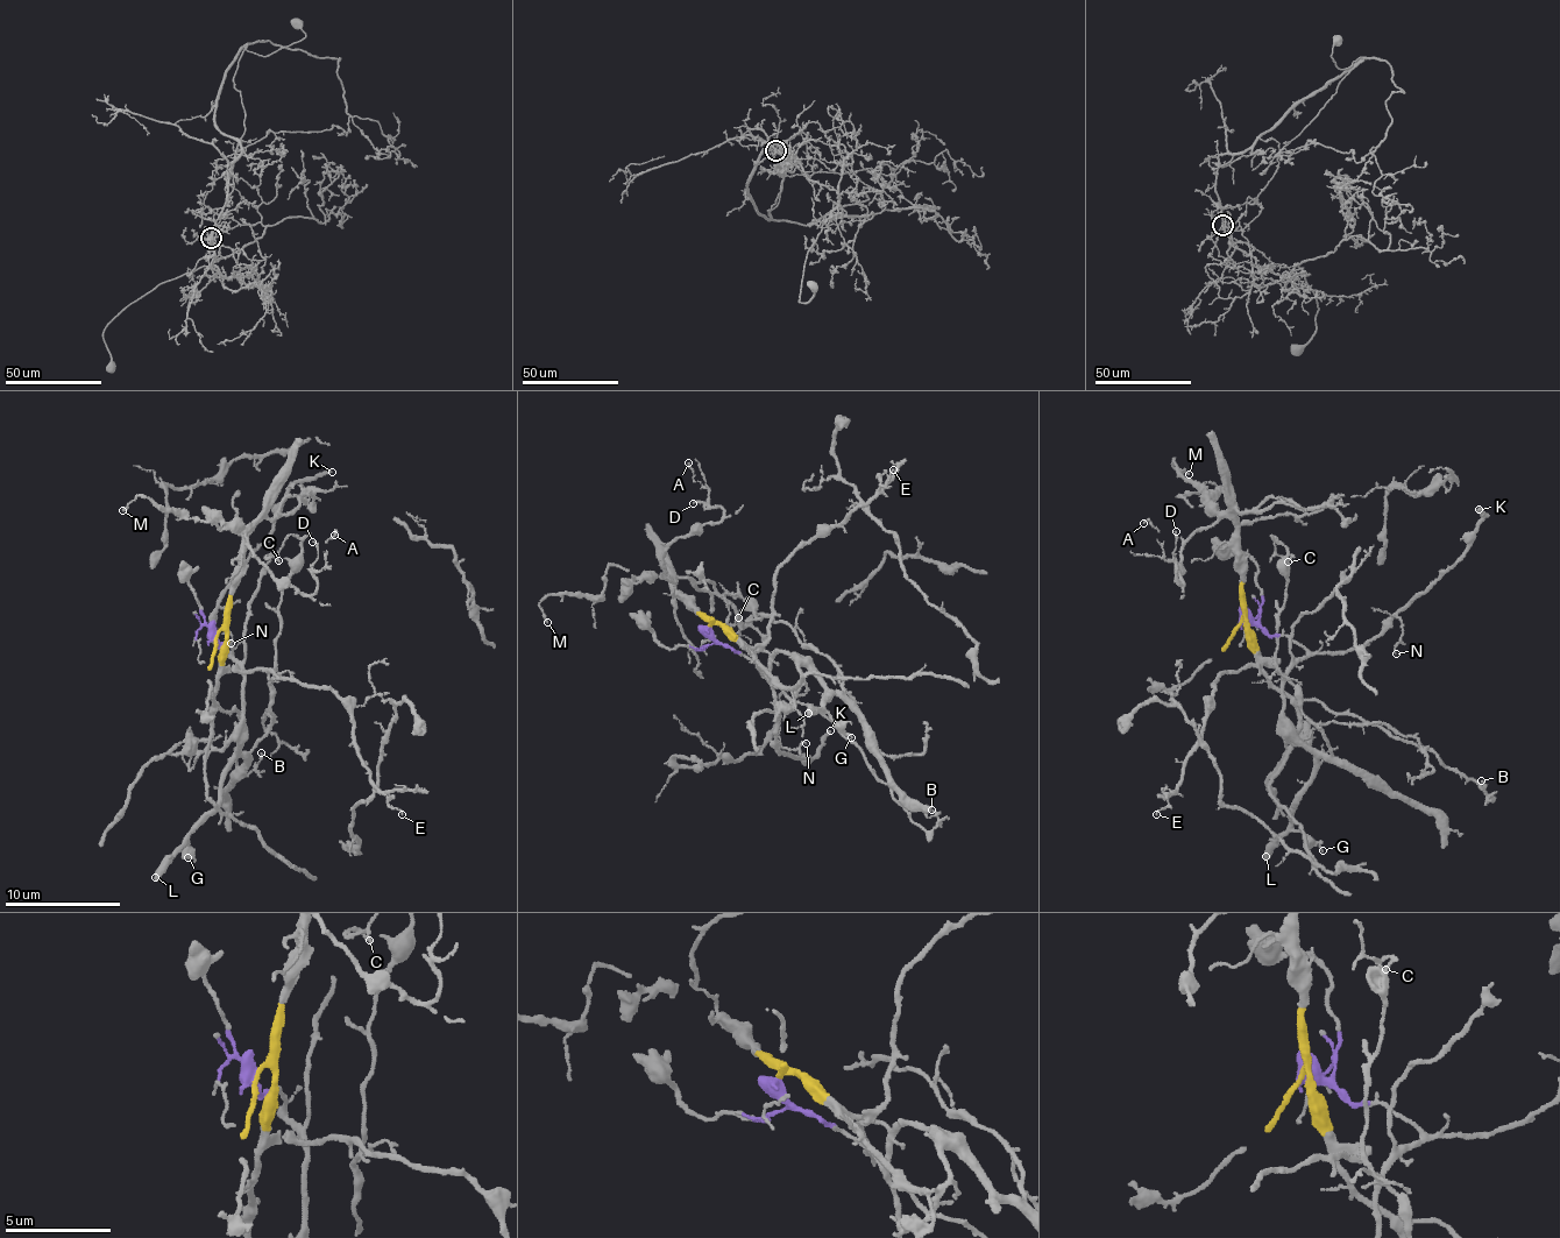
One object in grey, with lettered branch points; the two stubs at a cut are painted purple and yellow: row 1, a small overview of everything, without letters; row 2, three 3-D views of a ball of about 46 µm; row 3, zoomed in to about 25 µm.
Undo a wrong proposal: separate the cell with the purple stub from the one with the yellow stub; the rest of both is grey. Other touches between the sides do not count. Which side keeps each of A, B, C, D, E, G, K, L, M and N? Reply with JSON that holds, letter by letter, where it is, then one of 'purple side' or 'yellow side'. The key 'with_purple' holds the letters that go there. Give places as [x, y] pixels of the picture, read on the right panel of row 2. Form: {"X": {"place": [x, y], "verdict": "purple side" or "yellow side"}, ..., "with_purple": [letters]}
{"A": {"place": [1143, 523], "verdict": "yellow side"}, "B": {"place": [1481, 780], "verdict": "yellow side"}, "C": {"place": [1288, 561], "verdict": "purple side"}, "D": {"place": [1176, 531], "verdict": "yellow side"}, "E": {"place": [1156, 814], "verdict": "yellow side"}, "G": {"place": [1323, 850], "verdict": "purple side"}, "K": {"place": [1479, 509], "verdict": "purple side"}, "L": {"place": [1266, 856], "verdict": "purple side"}, "M": {"place": [1189, 474], "verdict": "yellow side"}, "N": {"place": [1396, 653], "verdict": "purple side"}, "with_purple": ["C", "G", "K", "L", "N"]}

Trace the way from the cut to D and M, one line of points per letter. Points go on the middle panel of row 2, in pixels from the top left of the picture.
D: (709, 625), (678, 599), (664, 564), (667, 546), (720, 518), (722, 508), (707, 507), (704, 502), (693, 502)
M: (709, 625), (668, 581), (633, 578), (610, 565), (607, 585), (595, 596), (547, 594), (540, 605), (547, 623)

